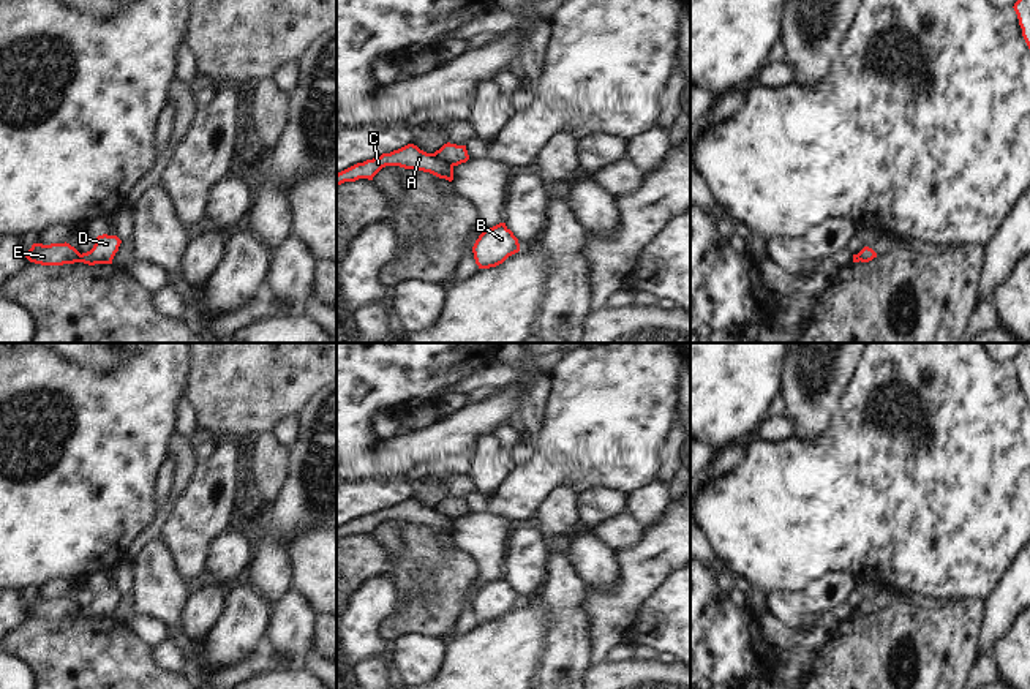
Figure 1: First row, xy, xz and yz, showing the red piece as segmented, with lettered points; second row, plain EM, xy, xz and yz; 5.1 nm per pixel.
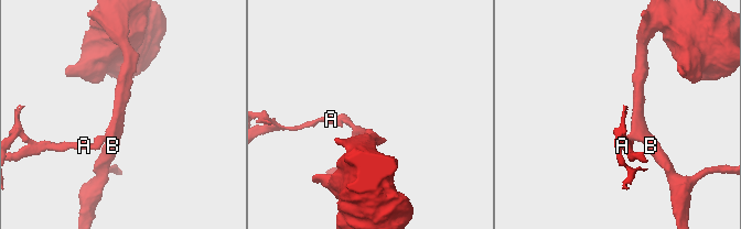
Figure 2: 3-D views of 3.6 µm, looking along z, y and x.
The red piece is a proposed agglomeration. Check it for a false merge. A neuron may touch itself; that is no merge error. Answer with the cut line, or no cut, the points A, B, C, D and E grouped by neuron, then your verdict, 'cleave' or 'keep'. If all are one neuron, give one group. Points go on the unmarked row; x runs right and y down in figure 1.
cut in xz along (433, 508), (452, 522); A C E / B D; cleave

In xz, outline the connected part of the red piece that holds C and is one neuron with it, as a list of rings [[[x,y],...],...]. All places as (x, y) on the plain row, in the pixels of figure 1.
[[[408,498],[398,504],[382,507],[381,510],[357,517],[338,526],[336,539],[355,536],[359,533],[373,534],[373,531],[385,520],[423,525],[449,536],[453,534],[453,521],[449,517],[438,514],[434,507],[427,507],[414,498]]]

